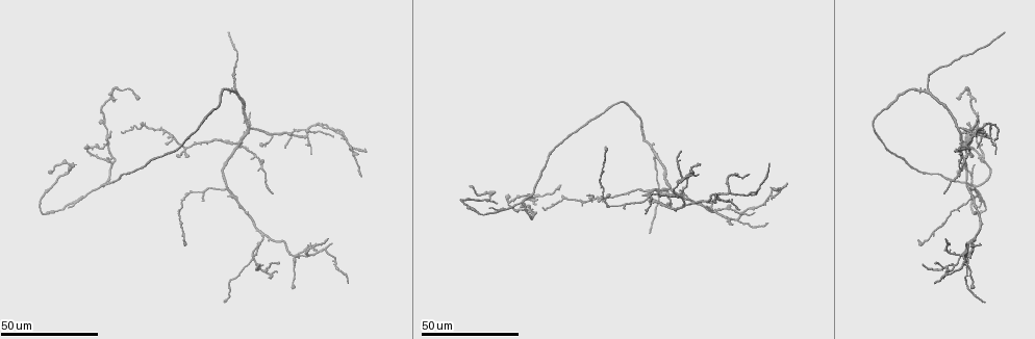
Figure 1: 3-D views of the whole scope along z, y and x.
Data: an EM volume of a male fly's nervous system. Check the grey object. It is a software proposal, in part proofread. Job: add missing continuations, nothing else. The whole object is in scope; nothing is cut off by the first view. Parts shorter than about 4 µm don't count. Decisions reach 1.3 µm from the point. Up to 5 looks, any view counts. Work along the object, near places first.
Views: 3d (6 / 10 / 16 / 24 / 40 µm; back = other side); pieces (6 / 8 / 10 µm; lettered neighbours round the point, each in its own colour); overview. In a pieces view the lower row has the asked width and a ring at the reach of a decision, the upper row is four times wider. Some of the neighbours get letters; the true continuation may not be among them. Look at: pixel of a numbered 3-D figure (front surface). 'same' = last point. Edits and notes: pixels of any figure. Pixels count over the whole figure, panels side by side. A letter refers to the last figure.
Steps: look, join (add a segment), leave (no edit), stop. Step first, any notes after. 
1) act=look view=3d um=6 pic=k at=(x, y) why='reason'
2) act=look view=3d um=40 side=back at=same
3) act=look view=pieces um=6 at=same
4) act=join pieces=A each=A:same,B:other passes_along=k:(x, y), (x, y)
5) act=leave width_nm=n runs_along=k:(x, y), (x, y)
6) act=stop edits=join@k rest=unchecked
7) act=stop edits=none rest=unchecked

act=look view=3d um=24 pic=1 at=(346, 281) why='branch stops here'

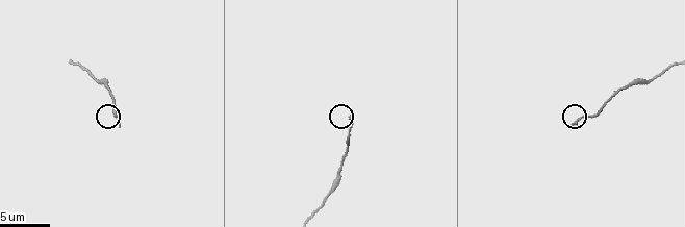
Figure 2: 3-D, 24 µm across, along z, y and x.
act=look view=pieces um=10 pic=2 at=(351, 113)

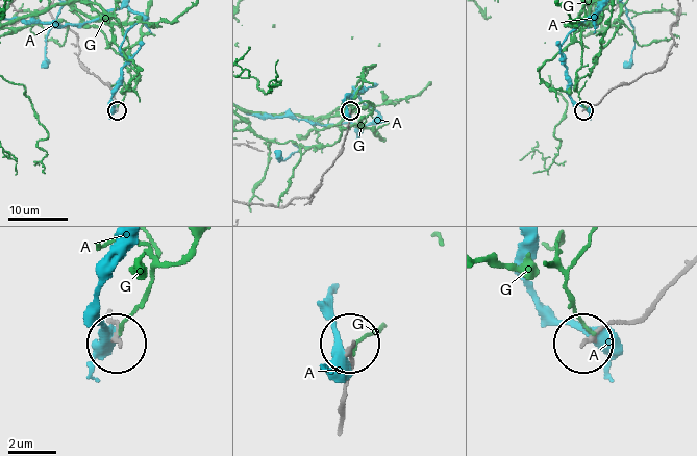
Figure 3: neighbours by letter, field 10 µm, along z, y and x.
act=leave each=A:other,G:other runs_along=3:(677, 277), (642, 313), (605, 323), (583, 342) found='none of them fits'

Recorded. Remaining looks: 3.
act=look view=3d um=24 pic=1 at=(976, 146) why='an open end'

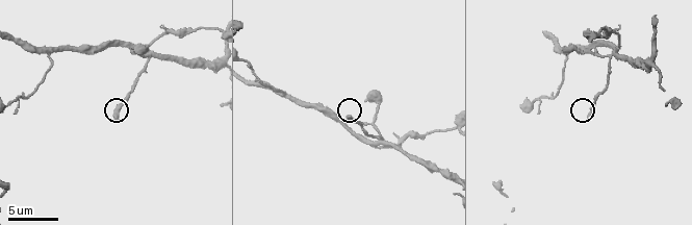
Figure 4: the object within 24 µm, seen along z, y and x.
act=look view=pieces um=6 pic=4 at=(586, 117)

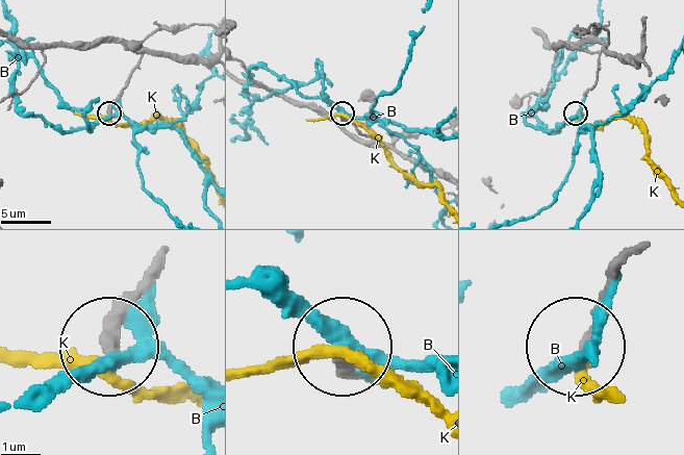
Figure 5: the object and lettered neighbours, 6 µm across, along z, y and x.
act=leave each=B:other,K:other runs_along=5:(154, 259), (115, 346) found='none of them fits'

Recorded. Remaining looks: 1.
act=stop edits=none rest=unchecked

